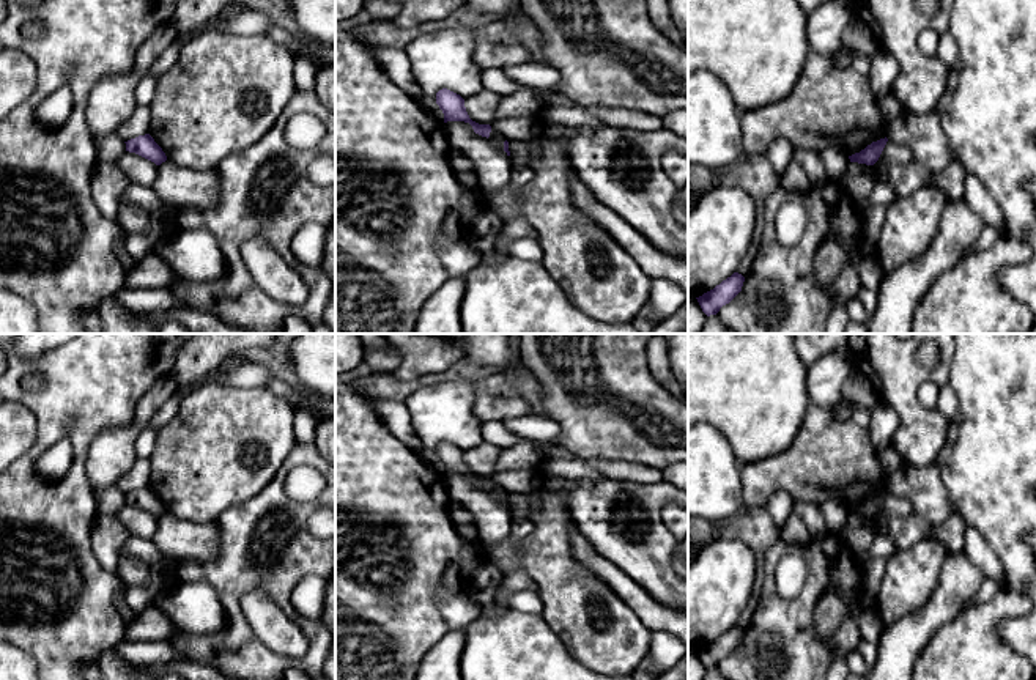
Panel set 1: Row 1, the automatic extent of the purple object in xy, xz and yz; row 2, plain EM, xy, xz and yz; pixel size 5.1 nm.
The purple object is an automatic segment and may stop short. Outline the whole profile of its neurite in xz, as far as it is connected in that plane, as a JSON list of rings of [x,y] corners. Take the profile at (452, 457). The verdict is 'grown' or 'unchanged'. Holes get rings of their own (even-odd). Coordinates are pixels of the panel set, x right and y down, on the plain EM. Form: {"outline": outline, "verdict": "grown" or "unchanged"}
{"outline": [[[442,441],[436,445],[436,456],[439,458],[439,461],[444,466],[444,475],[464,474],[472,479],[475,486],[487,490],[487,491],[490,490],[491,479],[479,477],[479,475],[472,474],[466,464],[464,452],[460,447],[453,445],[447,441]]], "verdict": "unchanged"}

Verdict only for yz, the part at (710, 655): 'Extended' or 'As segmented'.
As segmented

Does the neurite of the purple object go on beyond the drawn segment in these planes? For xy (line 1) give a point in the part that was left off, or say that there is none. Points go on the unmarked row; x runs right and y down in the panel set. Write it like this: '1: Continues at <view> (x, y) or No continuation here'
1: No continuation here

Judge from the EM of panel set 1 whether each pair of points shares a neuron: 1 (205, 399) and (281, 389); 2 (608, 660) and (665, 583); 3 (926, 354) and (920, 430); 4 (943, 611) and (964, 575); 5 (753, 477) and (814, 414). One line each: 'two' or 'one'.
1: two
2: two
3: two
4: one
5: one

